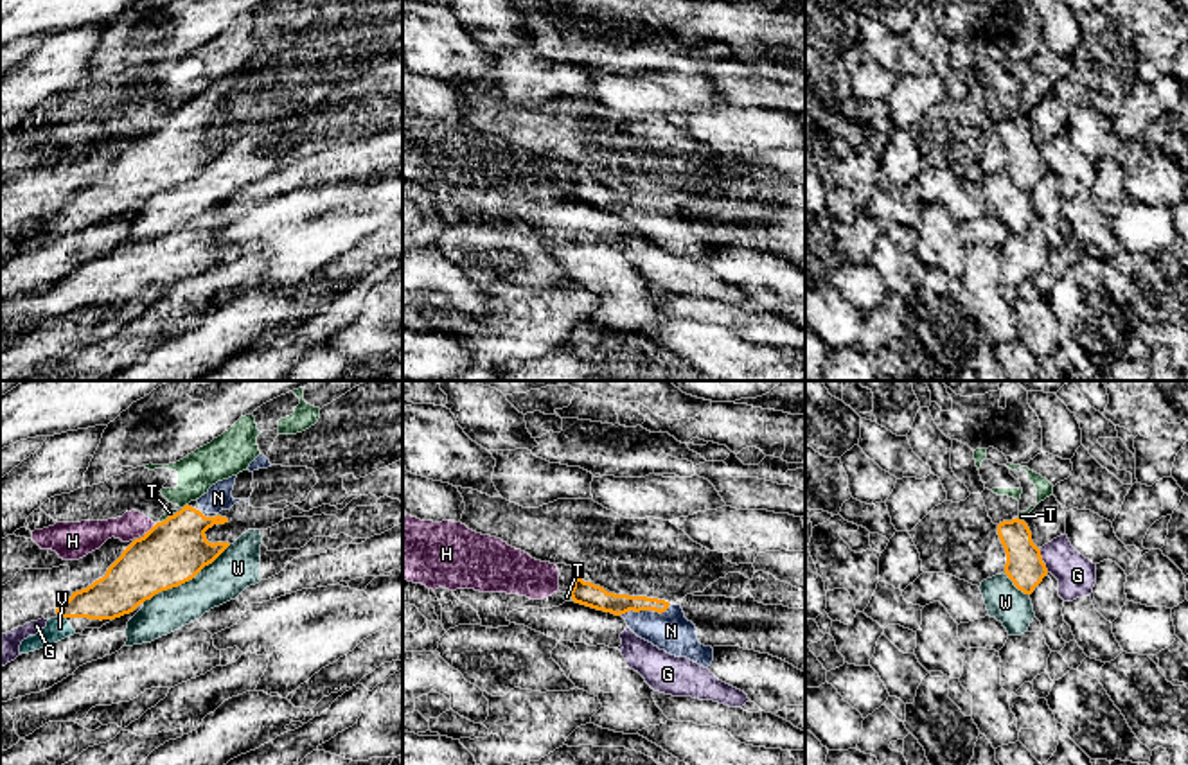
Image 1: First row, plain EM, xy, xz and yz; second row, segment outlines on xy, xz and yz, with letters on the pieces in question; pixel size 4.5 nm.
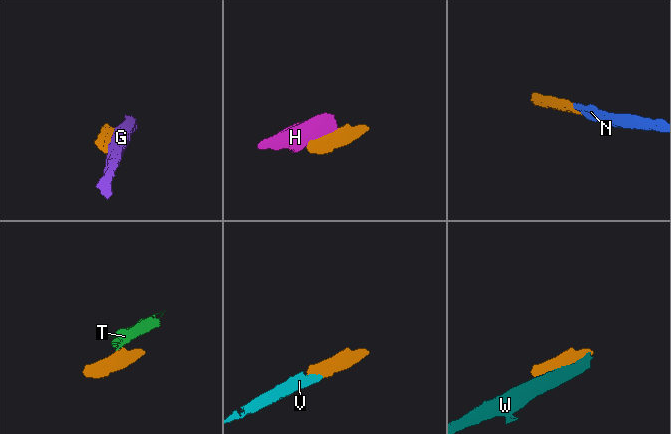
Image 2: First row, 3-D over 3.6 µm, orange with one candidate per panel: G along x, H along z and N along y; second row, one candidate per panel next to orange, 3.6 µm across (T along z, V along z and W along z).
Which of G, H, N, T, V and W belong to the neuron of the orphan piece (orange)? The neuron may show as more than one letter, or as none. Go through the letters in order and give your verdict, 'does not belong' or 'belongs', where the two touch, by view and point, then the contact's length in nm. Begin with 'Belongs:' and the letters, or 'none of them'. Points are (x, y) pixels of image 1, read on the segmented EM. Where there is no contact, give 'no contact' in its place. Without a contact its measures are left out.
Belongs: N, V
G: does not belong; meets orange in yz at (1041, 561); contact 120 nm long
H: does not belong; meets orange in xy at (150, 530); contact 100 nm long
N: belongs; meets orange in xz at (644, 609); contact 240 nm long
T: does not belong; meets orange in xy at (184, 507); contact 40 nm long
V: belongs; meets orange in xy at (62, 616); contact 40 nm long
W: does not belong; meets orange in xy at (186, 580); contact 480 nm long

